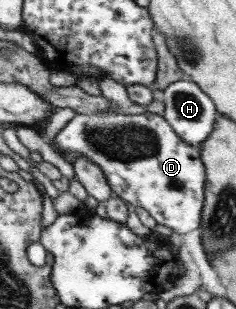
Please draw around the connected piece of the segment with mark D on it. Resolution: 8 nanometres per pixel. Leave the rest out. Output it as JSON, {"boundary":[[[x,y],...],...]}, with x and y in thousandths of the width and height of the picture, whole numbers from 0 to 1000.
{"boundary":[[[318,366],[318,375],[233,437],[225,466],[250,492],[326,492],[369,505],[436,550],[483,621],[530,654],[606,673],[661,725],[712,731],[750,757],[784,757],[843,735],[843,686],[864,644],[864,540],[843,479],[775,460],[720,398],[653,366],[504,369]]]}

